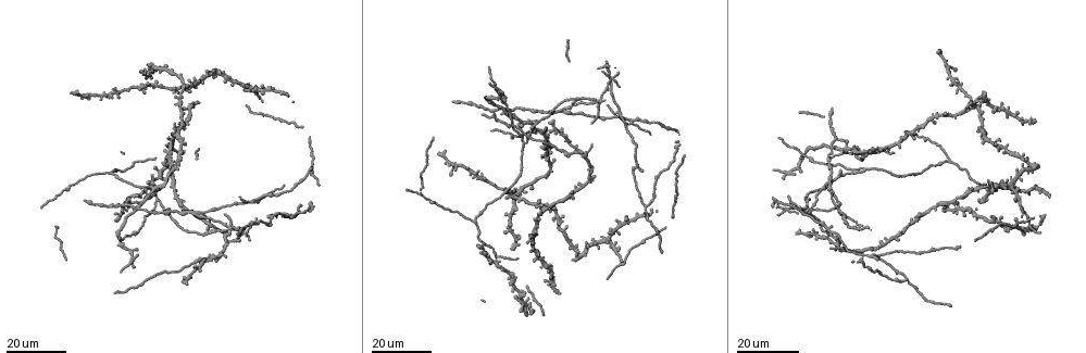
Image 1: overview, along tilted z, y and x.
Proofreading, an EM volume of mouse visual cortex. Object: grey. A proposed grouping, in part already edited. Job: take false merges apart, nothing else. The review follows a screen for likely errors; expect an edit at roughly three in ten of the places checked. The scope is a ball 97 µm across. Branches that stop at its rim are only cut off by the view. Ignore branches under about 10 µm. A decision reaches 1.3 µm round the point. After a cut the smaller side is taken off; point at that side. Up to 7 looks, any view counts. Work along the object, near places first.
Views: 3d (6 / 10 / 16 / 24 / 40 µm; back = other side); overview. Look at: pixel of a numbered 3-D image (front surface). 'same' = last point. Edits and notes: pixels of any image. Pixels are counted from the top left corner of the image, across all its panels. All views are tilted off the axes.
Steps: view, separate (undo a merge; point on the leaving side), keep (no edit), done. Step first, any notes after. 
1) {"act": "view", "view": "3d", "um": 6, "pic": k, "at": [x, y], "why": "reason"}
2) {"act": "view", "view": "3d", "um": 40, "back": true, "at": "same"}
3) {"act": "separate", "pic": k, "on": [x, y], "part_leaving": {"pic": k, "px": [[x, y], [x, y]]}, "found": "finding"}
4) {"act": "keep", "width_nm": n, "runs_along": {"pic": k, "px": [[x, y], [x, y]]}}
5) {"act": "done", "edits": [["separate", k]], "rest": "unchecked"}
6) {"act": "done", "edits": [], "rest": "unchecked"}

{"act": "view", "view": "3d", "um": 16, "pic": 1, "at": [132, 262], "why": "thick turns thin"}

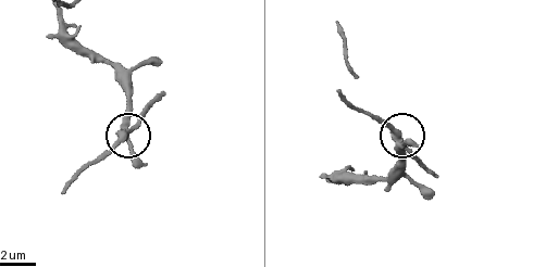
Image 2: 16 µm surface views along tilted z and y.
{"act": "view", "view": "3d", "um": 6, "pic": 2, "at": [123, 133]}

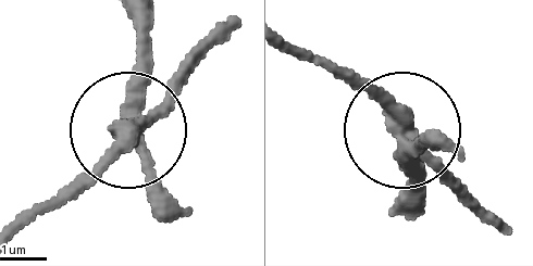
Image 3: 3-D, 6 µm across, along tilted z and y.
{"act": "separate", "pic": 3, "on": [95, 165], "part_leaving": {"pic": 3, "px": [[134, 126], [13, 217]]}, "found": "a second neuron is stuck on"}

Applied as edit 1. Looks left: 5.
{"act": "view", "view": "3d", "um": 24, "pic": 1, "at": [503, 109], "why": "four arms meet"}

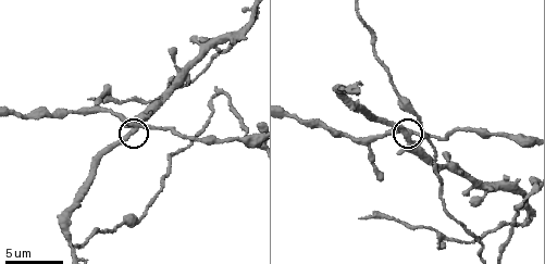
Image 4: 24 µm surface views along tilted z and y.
{"act": "view", "view": "3d", "um": 10, "pic": 4, "at": [405, 136]}

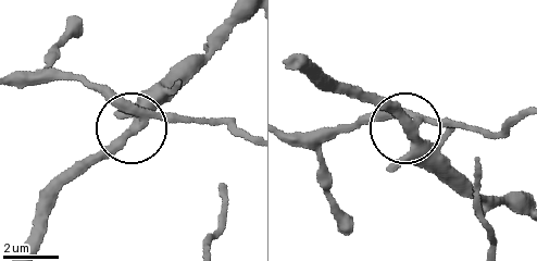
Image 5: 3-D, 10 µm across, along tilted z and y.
{"act": "separate", "pic": 5, "on": [186, 115], "width_nm": 320, "part_leaving": {"pic": 5, "px": [[148, 116], [223, 120], [250, 134]]}, "found": "a second neuron is stuck on"}

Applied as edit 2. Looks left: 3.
{"act": "view", "view": "3d", "um": 16, "pic": 1, "at": [535, 259], "why": "three arms meet"}

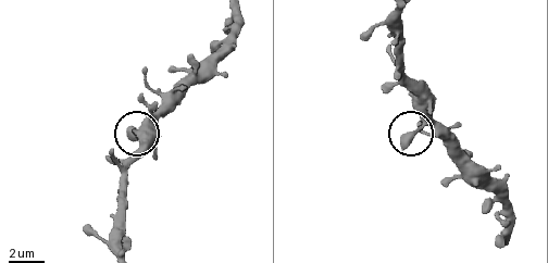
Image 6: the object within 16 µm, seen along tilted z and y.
{"act": "view", "view": "3d", "um": 10, "pic": 6, "at": [426, 125], "why": "closer look"}

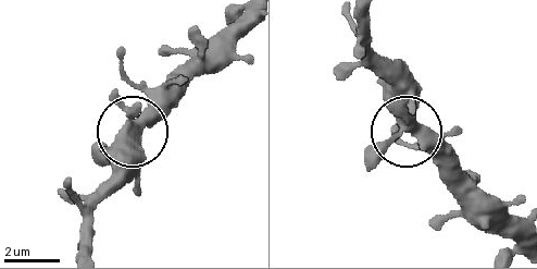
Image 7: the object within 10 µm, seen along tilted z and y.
{"act": "keep", "found": "continuous, no second neuron"}

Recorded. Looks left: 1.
{"act": "done", "edits": [["separate", 3], ["separate", 5]], "rest": "unchecked"}

